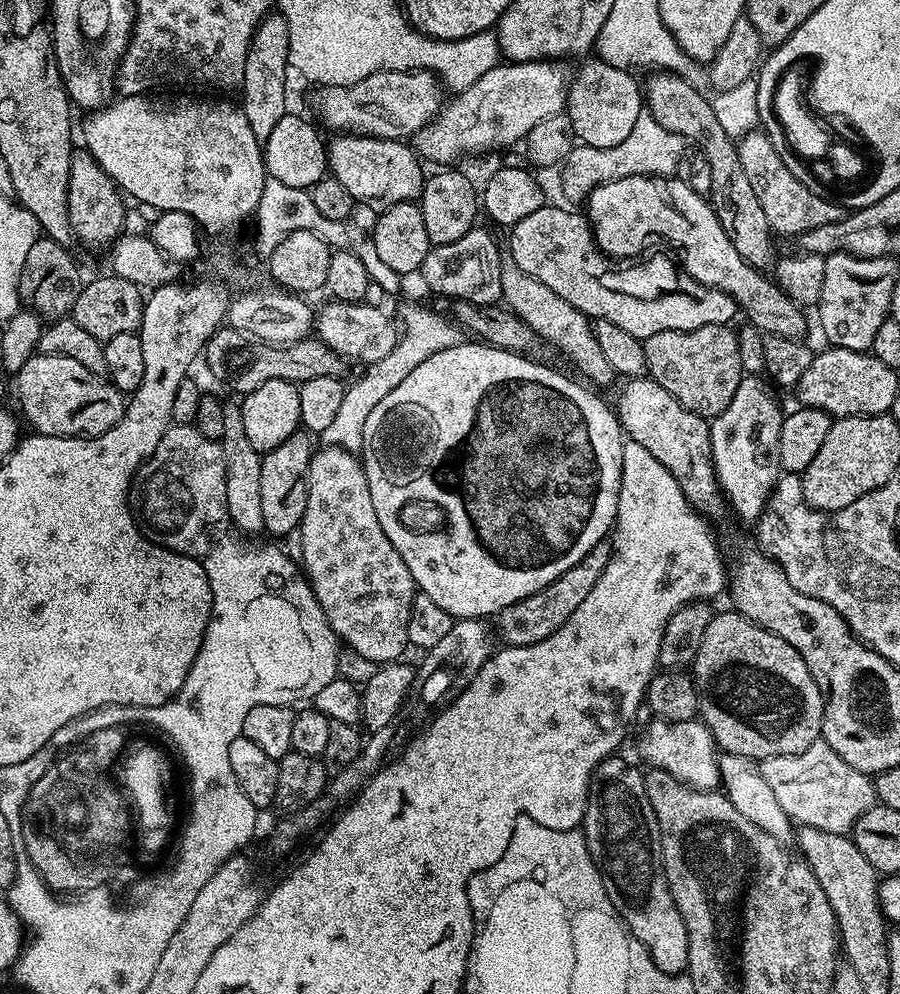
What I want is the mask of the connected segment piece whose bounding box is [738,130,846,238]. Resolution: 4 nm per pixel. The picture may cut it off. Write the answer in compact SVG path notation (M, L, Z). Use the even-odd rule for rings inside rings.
M757 130L739 137L738 147L742 158L742 170L746 170L746 178L754 189L758 203L766 214L766 222L773 233L779 237L800 237L806 230L814 230L814 226L826 226L826 222L838 222L846 215L845 209L833 200L814 194L814 190L806 190L790 170L786 170L786 162L767 132Z

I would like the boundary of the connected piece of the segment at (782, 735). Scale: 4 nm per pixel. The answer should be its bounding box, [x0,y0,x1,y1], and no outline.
[690,611,825,762]

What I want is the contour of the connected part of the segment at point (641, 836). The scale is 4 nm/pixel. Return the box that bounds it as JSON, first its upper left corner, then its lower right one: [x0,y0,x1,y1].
[582,754,688,974]

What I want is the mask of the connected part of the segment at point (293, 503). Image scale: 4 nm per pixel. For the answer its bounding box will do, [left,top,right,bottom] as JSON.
[262,430,314,536]

